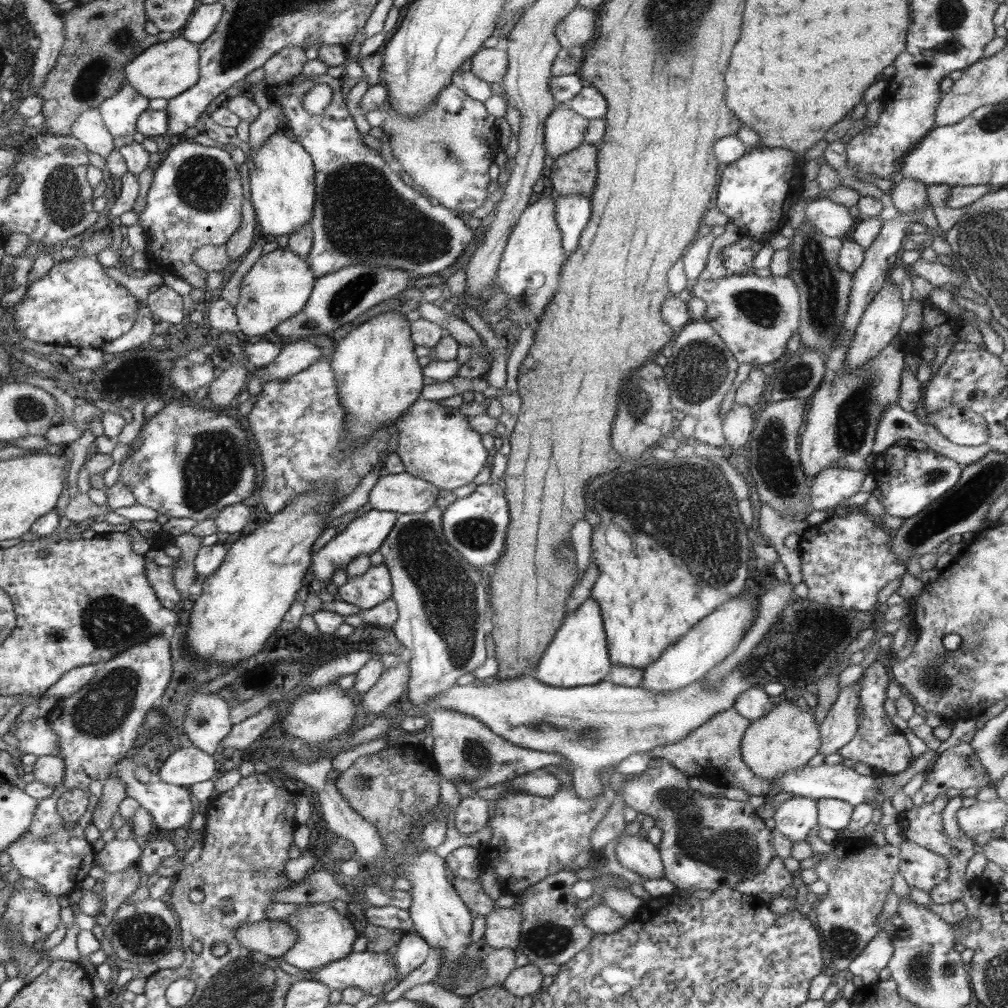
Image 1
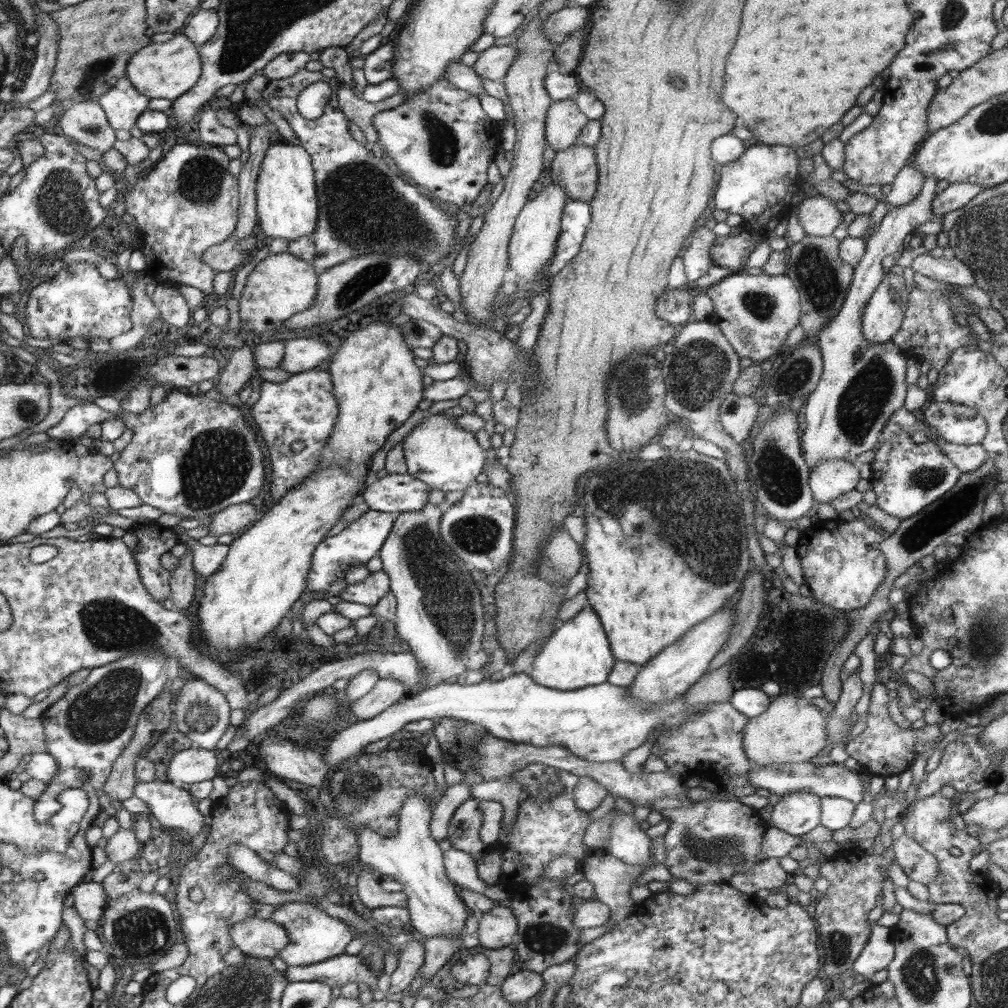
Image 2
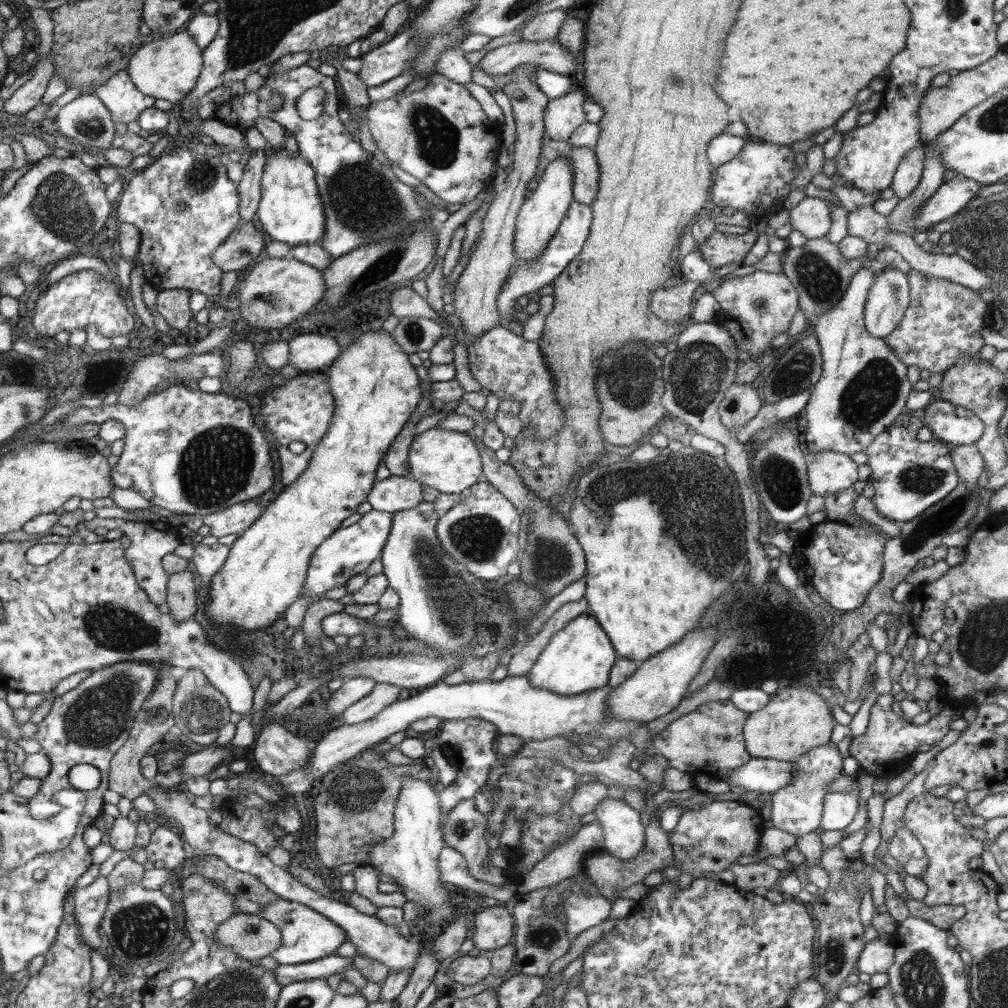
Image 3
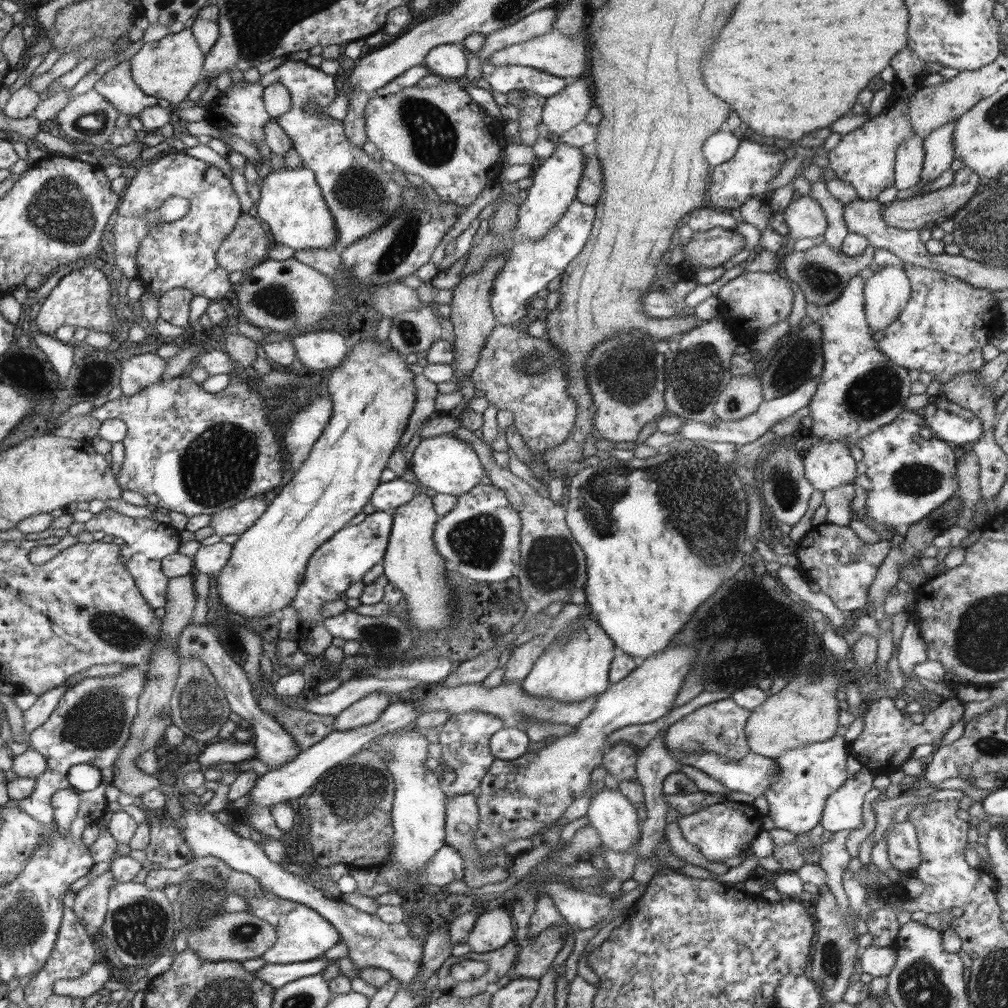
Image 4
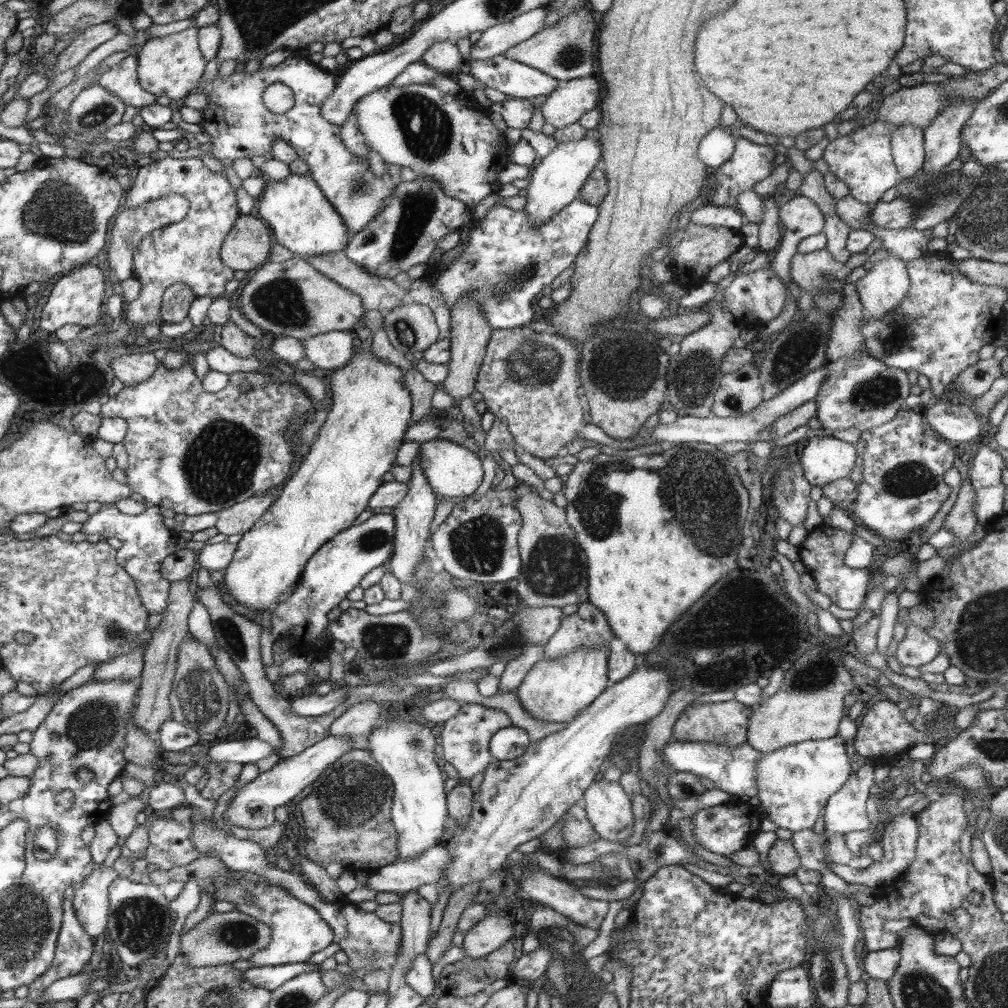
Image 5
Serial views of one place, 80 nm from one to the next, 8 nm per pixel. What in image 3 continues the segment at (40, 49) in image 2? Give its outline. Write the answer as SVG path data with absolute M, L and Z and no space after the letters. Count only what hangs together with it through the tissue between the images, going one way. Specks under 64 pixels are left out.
M51 56L40 59L33 66L35 67L36 74L26 84L20 86L10 98L4 101L3 110L8 112L8 114L23 115L41 102L50 79L52 79L55 66Z

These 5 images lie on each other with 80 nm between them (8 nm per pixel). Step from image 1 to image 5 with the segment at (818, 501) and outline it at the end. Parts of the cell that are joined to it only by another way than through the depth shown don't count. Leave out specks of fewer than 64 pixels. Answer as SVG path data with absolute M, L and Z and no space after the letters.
M816 432L809 435L808 444L799 453L798 462L810 485L824 487L836 480L850 477L856 453L854 445Z

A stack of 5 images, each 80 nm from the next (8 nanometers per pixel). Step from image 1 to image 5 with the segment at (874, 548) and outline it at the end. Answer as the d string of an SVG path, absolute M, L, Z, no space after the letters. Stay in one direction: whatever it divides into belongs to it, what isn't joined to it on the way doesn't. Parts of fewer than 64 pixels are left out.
M820 524L809 531L804 542L798 546L800 561L804 563L807 573L814 577L815 582L818 583L818 590L829 596L836 606L844 608L844 610L860 608L865 602L867 592L870 591L868 588L869 568L856 570L845 563L845 555L848 548L852 546L853 537L851 532Z

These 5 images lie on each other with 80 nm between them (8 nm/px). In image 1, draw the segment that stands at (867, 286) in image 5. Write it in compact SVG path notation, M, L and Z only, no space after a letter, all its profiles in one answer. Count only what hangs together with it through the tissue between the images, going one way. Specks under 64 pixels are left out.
M888 277L880 292L876 294L868 308L862 313L858 326L855 328L851 345L847 350L845 358L847 370L856 370L859 366L880 354L881 350L888 347L899 333L904 320L904 305L902 304L901 290L896 288L900 287L892 283L890 277Z

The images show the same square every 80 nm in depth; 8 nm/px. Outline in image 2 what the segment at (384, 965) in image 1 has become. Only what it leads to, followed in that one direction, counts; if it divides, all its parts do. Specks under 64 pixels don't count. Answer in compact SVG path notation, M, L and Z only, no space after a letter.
M340 954L340 957L329 959L311 966L288 967L284 976L291 982L320 982L331 988L344 986L348 983L364 983L376 988L378 976L360 956Z

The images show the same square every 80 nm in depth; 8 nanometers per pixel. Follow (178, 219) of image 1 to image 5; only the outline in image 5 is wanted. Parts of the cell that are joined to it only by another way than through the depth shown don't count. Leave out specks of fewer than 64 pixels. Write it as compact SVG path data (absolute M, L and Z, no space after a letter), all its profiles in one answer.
M166 157L157 161L149 161L139 166L139 172L136 178L132 180L132 185L128 189L128 198L124 208L135 208L145 202L158 200L166 197L167 194L184 195L191 201L190 212L183 218L183 221L175 225L169 225L159 230L158 233L152 233L144 237L134 254L135 279L141 284L141 291L134 301L127 302L128 308L126 321L133 327L138 328L142 325L158 322L162 326L163 320L160 316L160 305L163 299L164 291L177 282L183 282L190 286L197 296L210 296L214 299L226 295L226 283L234 279L234 272L228 268L222 261L222 250L226 242L227 234L235 227L238 219L238 209L236 206L236 197L232 184L226 180L224 173L212 172L208 170L202 160L198 157L192 158L171 158Z

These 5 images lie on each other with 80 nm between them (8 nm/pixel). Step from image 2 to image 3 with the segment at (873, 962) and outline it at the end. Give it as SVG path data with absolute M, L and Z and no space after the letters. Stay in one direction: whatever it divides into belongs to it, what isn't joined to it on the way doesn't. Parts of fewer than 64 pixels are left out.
M878 935L872 942L867 942L857 961L860 973L868 975L886 973L895 960L895 949Z

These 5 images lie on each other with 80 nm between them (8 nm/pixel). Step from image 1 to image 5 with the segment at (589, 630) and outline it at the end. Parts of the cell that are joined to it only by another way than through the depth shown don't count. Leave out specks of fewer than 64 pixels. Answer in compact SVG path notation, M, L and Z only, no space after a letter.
M604 645L581 648L557 659L540 659L516 688L518 701L532 716L542 721L571 721L592 705L608 687L608 655L609 646Z

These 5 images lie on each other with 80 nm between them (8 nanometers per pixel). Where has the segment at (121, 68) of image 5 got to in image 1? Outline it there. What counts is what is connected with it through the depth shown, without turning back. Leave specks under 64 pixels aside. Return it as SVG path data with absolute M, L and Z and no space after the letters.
M125 84L119 93L103 101L98 109L108 132L113 138L120 138L133 136L138 120L148 109L149 102L149 98Z

